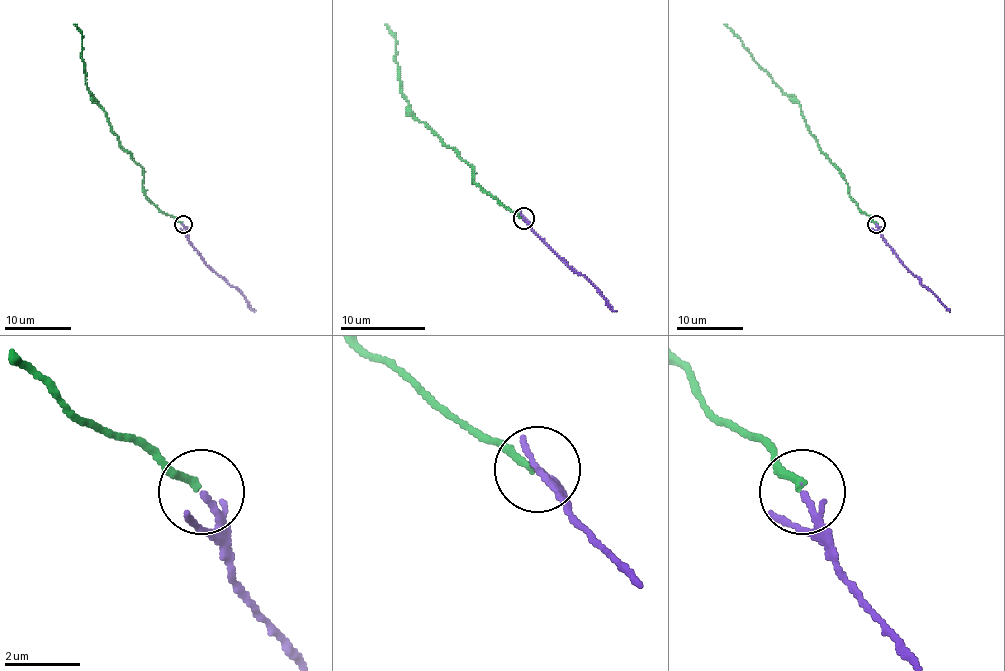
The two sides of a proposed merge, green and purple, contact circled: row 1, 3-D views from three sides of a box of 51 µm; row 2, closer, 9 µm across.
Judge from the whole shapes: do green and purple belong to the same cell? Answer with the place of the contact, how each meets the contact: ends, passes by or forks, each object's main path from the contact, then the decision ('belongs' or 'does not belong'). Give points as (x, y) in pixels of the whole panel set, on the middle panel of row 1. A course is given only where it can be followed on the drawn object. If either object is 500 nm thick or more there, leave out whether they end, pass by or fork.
at (523, 218); green ends there; purple passes by; green runs (523, 217), (472, 181), (474, 171), (414, 115), (400, 88), (395, 37), (385, 24); purple runs (523, 217), (616, 311); belongs

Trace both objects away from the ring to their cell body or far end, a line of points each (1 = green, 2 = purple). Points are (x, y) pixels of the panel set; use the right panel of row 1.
1: (876, 225), (849, 195), (847, 183), (817, 144), (795, 101), (723, 24)
2: (876, 225), (899, 262), (950, 310)

